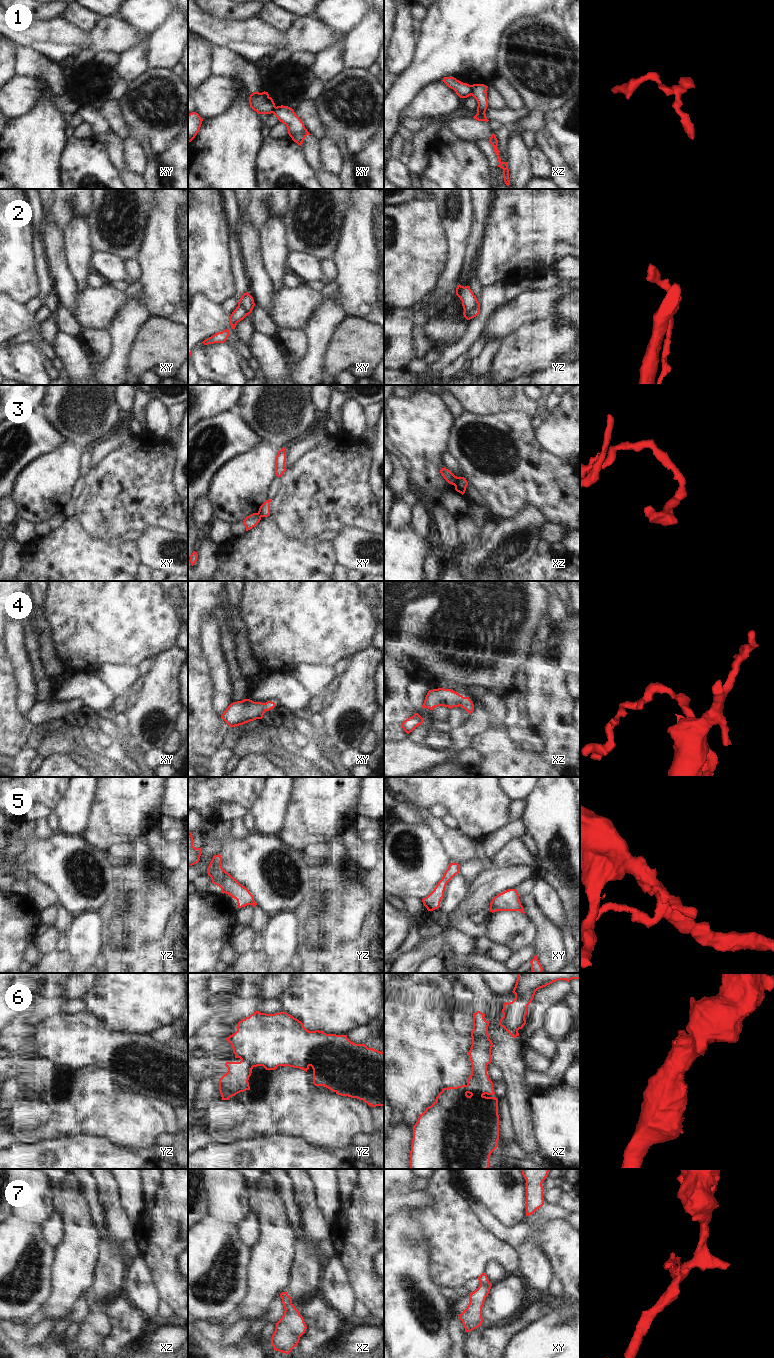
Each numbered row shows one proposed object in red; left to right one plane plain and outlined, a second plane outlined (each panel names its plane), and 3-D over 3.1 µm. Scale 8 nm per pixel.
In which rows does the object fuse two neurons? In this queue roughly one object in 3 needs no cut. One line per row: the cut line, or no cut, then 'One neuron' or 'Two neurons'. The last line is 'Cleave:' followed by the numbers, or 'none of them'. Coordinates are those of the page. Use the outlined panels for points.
1: Split along xz (469, 85), (472, 94). Two neurons
2: Split along yz (479, 308), (464, 311). Two neurons
3: Split along xz (457, 477), (454, 485). Two neurons
4: No split. One neuron
5: No split. One neuron
6: Split along xz (487, 1030), (481, 1034), (473, 1034), (471, 1036). Two neurons
7: Split along xy (488, 1281), (480, 1285). Two neurons
Cleave: 1, 2, 3, 6, 7

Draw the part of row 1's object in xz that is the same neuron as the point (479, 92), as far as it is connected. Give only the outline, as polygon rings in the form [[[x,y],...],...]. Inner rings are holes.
[[[473,84],[470,85],[472,89],[472,96],[477,100],[477,114],[473,117],[478,121],[488,122],[489,120],[486,117],[486,109],[488,107],[487,100],[487,88],[488,86],[484,84]]]

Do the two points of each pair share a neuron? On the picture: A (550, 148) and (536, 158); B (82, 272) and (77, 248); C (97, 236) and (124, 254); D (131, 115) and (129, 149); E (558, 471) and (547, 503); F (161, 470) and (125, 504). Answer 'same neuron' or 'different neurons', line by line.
A: different neurons
B: same neuron
C: same neuron
D: different neurons
E: same neuron
F: same neuron

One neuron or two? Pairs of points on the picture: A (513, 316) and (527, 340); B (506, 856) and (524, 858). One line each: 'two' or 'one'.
A: two
B: one

